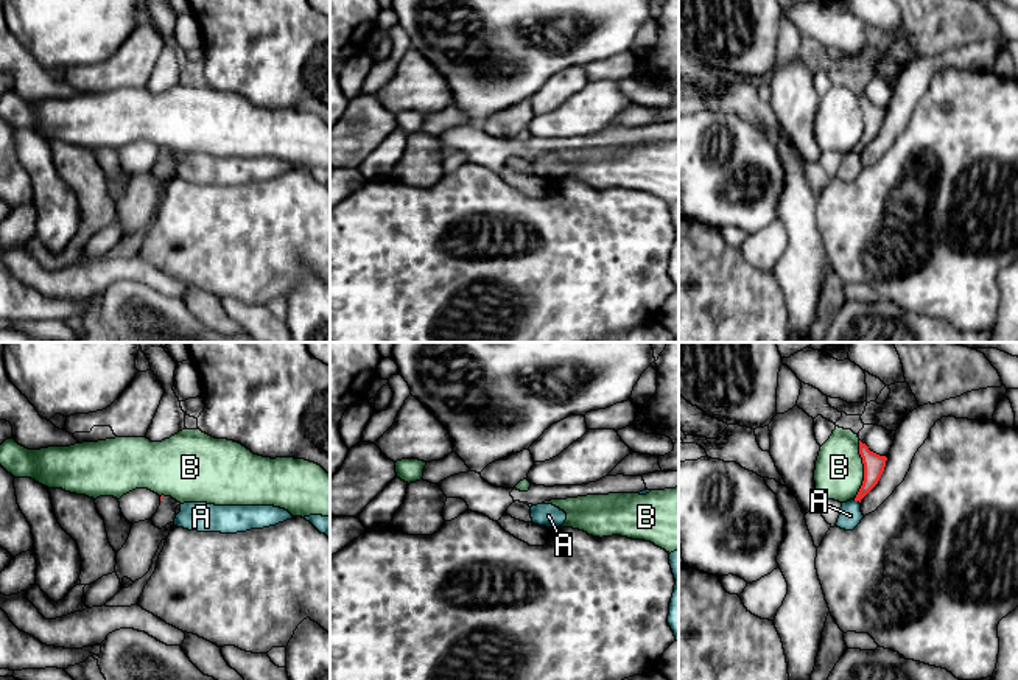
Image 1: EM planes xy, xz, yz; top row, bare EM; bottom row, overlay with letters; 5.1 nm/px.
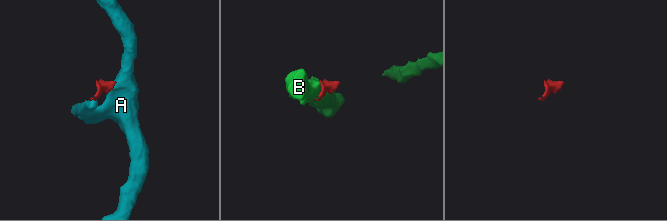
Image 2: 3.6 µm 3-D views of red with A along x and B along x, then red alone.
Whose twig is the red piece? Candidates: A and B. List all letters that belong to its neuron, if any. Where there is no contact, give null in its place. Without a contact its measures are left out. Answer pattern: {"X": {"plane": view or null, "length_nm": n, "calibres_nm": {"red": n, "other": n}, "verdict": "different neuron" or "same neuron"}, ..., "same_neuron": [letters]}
{"A": {"plane": "yz", "length_nm": 40, "calibres_nm": {"red": 110, "other": 110}, "verdict": "different neuron"}, "B": {"plane": "yz", "length_nm": 280, "calibres_nm": {"red": 110, "other": 260}, "verdict": "different neuron"}, "same_neuron": []}

